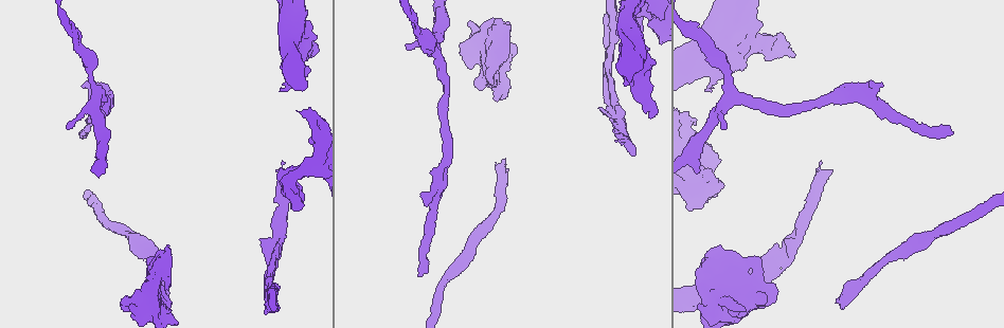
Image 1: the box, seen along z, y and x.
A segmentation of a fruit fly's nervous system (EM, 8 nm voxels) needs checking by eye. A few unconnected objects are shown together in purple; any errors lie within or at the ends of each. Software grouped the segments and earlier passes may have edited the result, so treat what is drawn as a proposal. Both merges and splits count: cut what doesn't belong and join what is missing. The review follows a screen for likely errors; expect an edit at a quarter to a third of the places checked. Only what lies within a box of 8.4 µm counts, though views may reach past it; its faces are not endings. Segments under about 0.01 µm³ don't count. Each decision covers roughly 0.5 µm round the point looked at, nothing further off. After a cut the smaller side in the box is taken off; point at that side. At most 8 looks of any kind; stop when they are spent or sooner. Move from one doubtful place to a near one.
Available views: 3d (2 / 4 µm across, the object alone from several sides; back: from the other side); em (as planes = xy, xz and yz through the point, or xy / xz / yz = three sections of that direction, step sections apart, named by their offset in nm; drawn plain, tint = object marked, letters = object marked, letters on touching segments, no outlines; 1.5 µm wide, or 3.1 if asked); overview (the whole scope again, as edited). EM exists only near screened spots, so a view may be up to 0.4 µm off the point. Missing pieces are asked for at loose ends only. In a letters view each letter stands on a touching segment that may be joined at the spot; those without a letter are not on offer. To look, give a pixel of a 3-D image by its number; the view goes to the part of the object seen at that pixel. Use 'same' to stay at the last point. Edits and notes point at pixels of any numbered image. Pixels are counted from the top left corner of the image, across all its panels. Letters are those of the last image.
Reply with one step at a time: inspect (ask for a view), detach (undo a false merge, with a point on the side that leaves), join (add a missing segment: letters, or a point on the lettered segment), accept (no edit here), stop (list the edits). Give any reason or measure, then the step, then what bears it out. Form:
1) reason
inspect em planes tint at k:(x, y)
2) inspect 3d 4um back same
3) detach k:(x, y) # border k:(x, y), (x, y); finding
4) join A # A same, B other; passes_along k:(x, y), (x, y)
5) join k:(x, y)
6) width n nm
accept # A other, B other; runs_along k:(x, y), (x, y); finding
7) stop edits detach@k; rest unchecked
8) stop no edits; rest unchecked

free end
inspect 3d 4um back at 1:(311, 57)

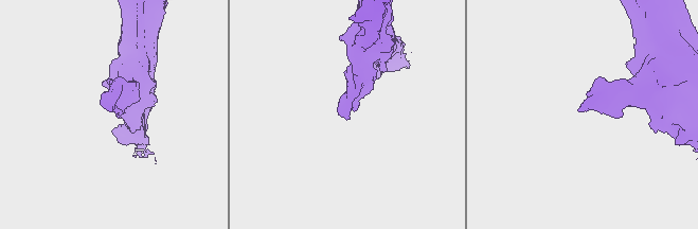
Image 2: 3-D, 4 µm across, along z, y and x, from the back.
need the tissue
inspect em xz step 8 tint at 2:(346, 119)

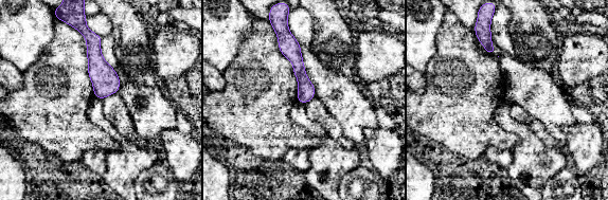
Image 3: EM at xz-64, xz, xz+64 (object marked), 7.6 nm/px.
inspect em planes letters same

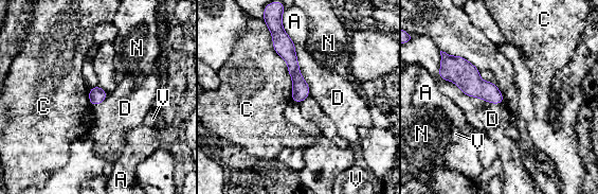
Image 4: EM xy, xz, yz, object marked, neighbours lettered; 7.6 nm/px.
accept # A other, C other, D other, N other, V other; none of them fits

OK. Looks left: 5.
free end
inspect em yz step 4 letters at 1:(621, 144)

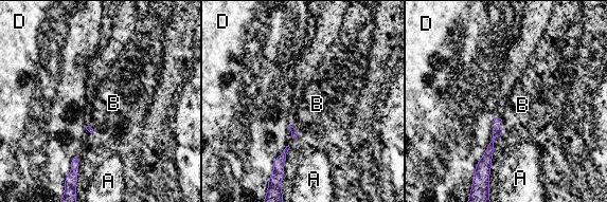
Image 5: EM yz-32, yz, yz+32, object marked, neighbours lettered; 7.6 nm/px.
cut it another way
inspect em planes letters same

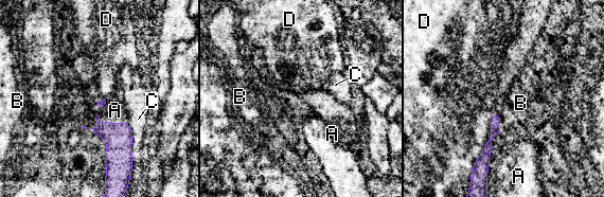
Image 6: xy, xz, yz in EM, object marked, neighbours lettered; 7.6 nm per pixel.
longest_contact D 360 nm
accept # A other, B other, C other, D other; border 6:(98, 113), (91, 129); none of them fits

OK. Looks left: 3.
three-way junction
inspect em planes plain at 1:(273, 285)

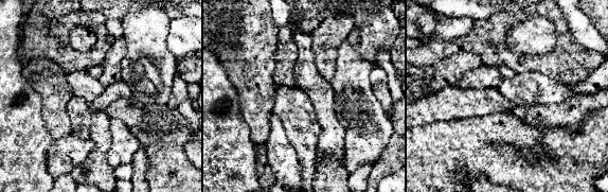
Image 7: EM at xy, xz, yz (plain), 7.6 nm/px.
inspect em planes letters same

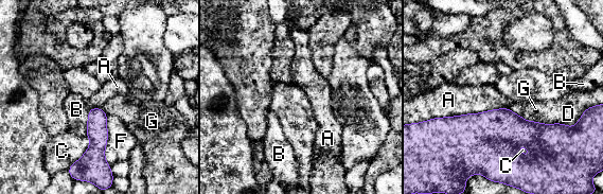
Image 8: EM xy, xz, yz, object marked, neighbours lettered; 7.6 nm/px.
accept # A other, B other, C other, D other, F other, G other; border 8:(508, 107), (431, 119); none of them fits

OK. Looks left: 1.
stop no edits; rest unchecked

